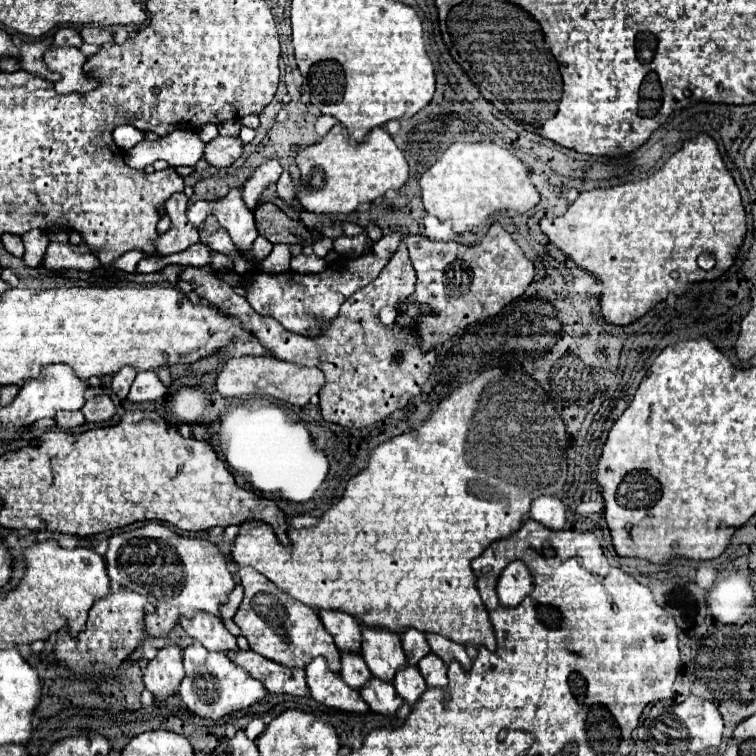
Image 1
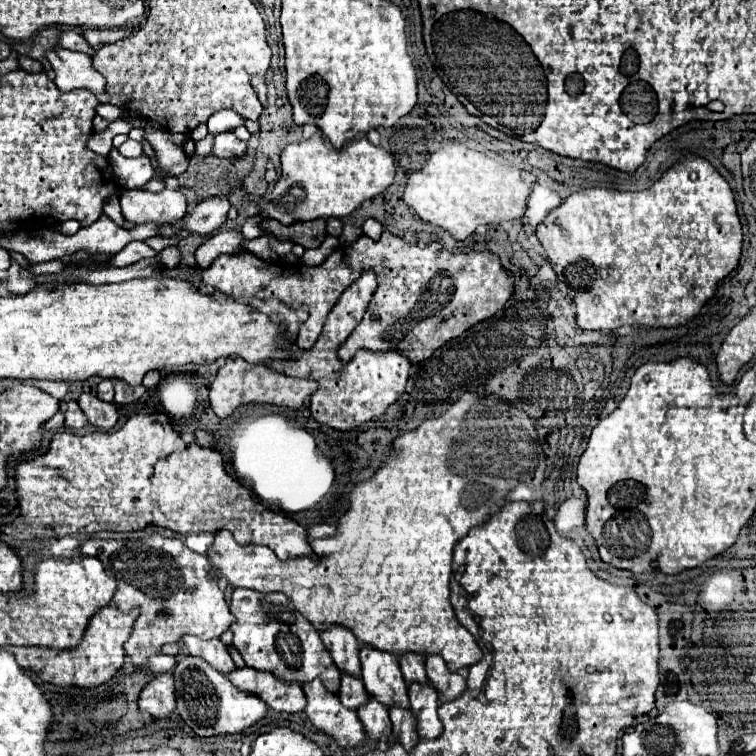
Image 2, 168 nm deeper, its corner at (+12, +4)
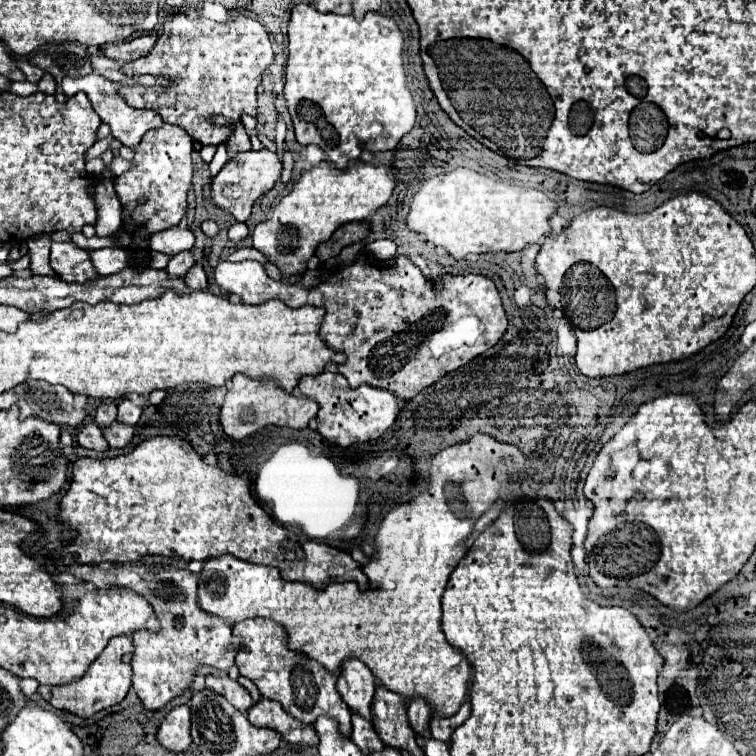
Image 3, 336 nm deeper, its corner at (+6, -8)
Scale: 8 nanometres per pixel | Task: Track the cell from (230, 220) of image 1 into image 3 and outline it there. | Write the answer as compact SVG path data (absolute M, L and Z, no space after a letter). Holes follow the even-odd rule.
M322 160L316 168L304 170L298 178L298 182L292 186L292 190L278 202L278 206L272 210L270 218L266 222L260 222L254 226L252 230L252 246L256 246L256 250L260 250L268 262L276 264L282 274L290 276L296 272L304 272L306 270L306 262L312 258L316 246L322 240L328 240L332 236L334 230L338 230L342 224L348 222L360 222L366 220L374 210L378 210L380 206L384 206L388 202L388 198L394 192L396 182L388 176L388 168L386 166L372 166L366 162L360 162L354 168L346 168L346 170L334 170L334 164L328 160Z

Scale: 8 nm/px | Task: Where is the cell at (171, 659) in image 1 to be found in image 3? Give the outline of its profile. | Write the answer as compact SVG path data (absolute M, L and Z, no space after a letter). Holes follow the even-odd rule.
M186 704L174 706L166 712L164 720L158 726L156 732L158 742L172 752L188 750L192 738L190 738L190 708Z

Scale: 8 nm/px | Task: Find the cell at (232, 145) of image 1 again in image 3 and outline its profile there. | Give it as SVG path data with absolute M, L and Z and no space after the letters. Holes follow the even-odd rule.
M268 148L238 152L212 180L212 202L220 208L226 208L238 222L246 222L256 198L266 194L280 178L282 164L274 152Z

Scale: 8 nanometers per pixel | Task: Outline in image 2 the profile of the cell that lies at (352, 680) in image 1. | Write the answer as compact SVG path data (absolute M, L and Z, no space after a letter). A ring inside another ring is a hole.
M342 674L342 684L340 684L340 702L352 710L360 708L360 704L364 704L364 700L368 700L368 694L364 690L362 680Z

